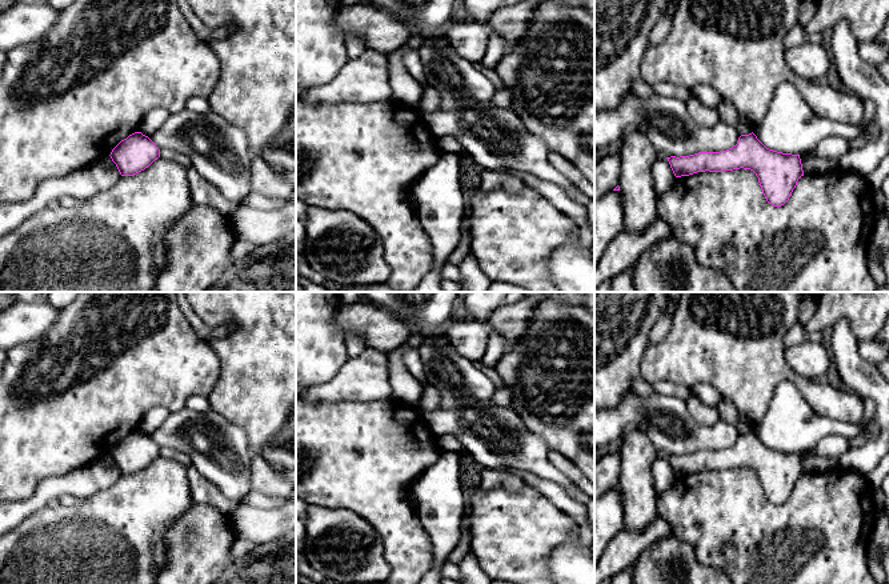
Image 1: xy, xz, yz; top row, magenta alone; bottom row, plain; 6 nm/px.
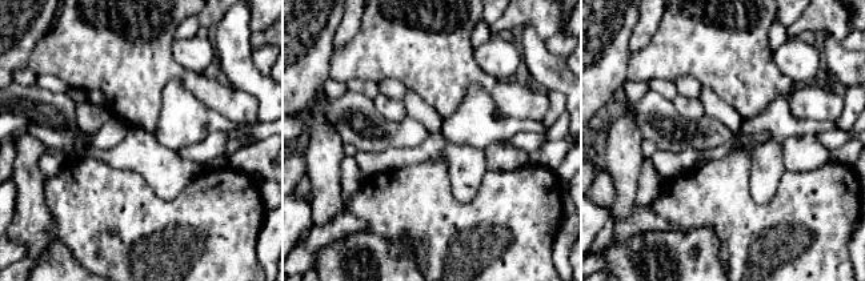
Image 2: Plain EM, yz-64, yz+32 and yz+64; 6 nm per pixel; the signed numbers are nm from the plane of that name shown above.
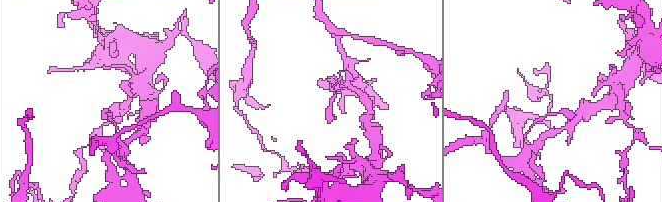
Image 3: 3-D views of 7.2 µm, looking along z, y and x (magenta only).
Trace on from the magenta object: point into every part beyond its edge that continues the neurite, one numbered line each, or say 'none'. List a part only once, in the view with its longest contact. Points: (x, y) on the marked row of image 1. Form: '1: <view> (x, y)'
none

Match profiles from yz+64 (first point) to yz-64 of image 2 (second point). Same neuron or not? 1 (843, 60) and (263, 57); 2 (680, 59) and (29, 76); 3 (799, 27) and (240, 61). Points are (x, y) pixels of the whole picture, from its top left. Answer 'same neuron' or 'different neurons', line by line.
1: different neurons
2: different neurons
3: different neurons

